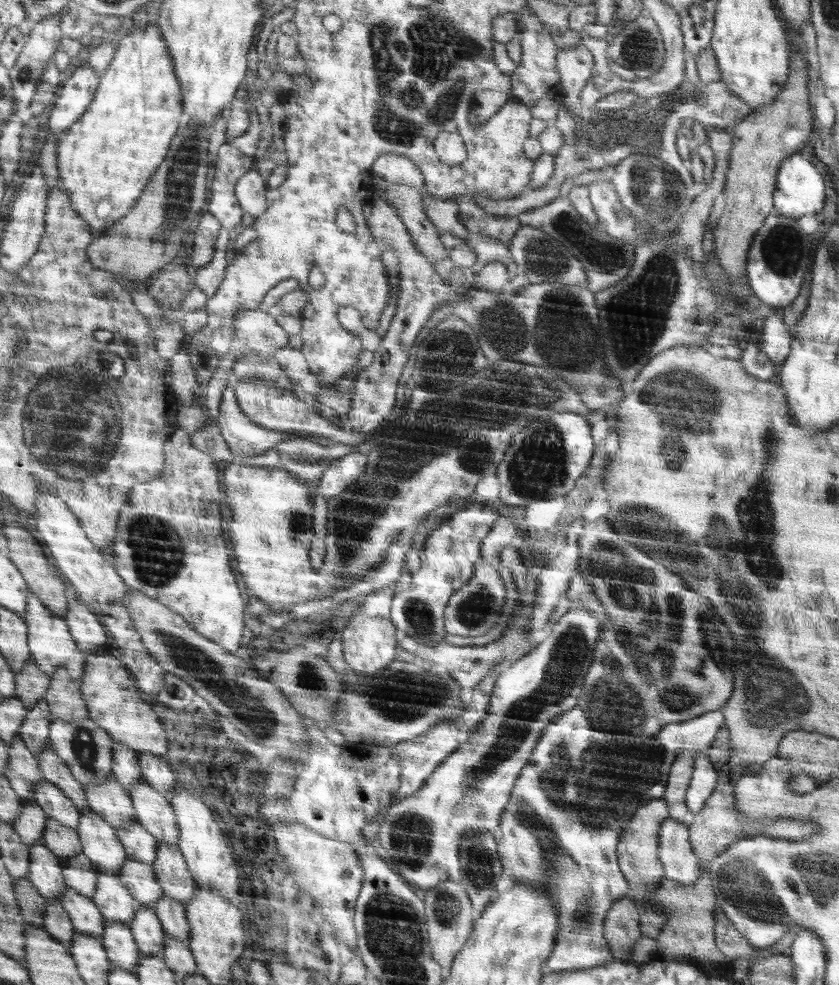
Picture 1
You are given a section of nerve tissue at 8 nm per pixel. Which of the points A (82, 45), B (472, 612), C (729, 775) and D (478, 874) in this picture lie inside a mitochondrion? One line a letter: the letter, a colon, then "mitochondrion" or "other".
A: other
B: mitochondrion
C: other
D: mitochondrion

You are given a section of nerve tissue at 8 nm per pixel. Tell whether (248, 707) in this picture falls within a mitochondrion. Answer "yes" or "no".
yes

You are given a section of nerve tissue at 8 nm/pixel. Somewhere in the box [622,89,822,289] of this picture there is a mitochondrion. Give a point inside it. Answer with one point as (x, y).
(783, 251)

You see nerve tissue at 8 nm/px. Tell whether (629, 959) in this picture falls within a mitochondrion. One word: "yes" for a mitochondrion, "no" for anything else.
no

